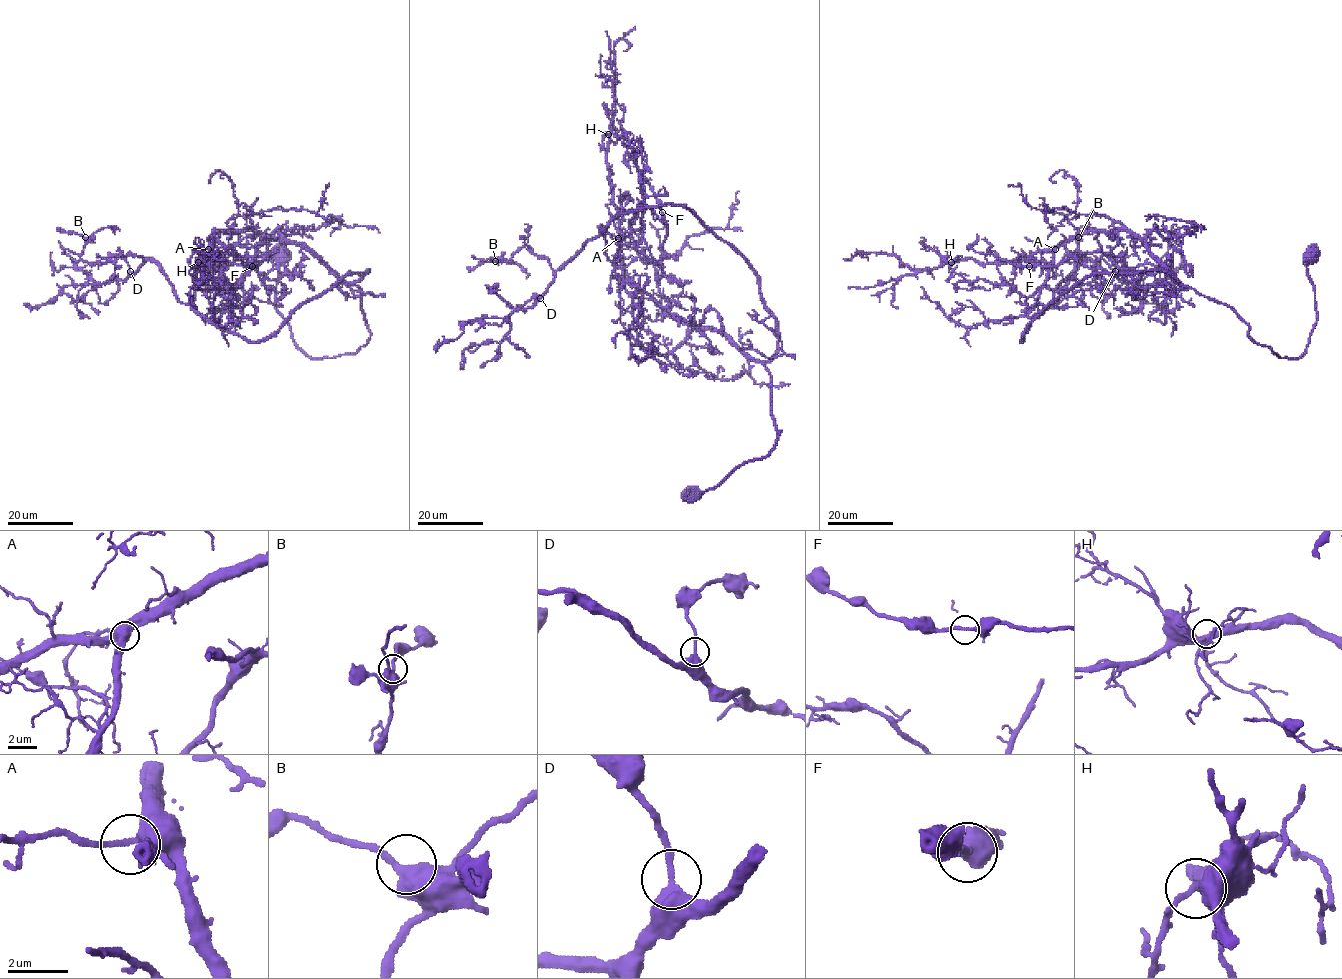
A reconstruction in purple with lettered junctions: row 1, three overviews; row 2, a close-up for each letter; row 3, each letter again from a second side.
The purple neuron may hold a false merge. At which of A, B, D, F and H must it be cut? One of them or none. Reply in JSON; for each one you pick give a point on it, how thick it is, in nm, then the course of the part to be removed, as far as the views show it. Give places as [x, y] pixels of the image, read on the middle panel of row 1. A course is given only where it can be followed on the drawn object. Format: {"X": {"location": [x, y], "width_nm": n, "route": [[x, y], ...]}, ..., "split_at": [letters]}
{"split_at": []}

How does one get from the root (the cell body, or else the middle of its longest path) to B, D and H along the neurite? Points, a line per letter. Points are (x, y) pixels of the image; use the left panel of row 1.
B: (281, 255), (294, 342), (364, 346), (368, 271), (248, 341), (154, 262), (84, 262), (85, 237)
D: (281, 255), (294, 342), (364, 346), (368, 271), (259, 341), (181, 302), (155, 262), (130, 271)
H: (281, 255), (275, 307), (294, 342), (313, 358), (364, 346), (361, 290), (300, 246), (215, 230), (198, 262)

